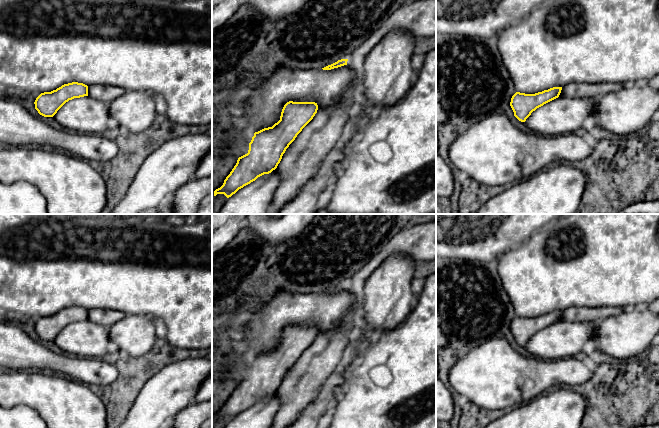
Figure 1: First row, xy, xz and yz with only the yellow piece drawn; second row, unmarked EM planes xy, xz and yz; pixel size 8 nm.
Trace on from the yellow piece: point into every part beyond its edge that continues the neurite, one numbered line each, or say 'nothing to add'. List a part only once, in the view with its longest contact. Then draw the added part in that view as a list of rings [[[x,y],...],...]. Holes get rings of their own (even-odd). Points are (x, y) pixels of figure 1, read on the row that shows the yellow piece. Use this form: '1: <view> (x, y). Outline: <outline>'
1: xy (104, 93). Outline: [[[90,85],[88,86],[88,96],[105,104],[110,104],[124,93],[124,89],[110,85]]]

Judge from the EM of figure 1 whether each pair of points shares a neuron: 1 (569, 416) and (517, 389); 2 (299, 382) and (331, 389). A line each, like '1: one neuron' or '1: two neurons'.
1: two neurons
2: two neurons

